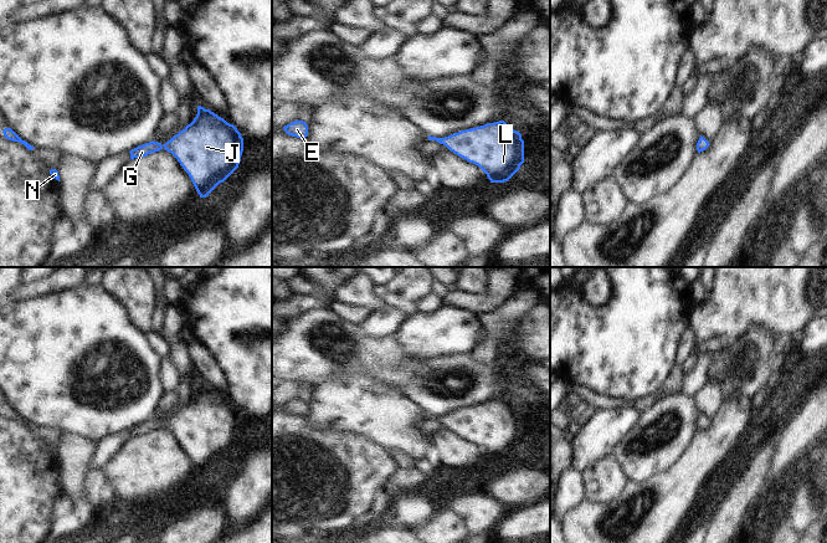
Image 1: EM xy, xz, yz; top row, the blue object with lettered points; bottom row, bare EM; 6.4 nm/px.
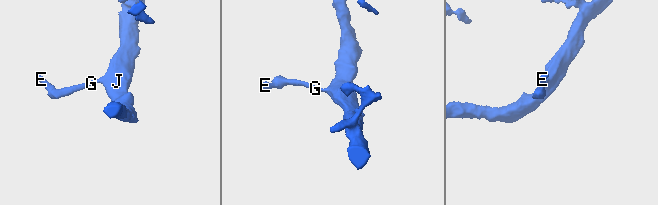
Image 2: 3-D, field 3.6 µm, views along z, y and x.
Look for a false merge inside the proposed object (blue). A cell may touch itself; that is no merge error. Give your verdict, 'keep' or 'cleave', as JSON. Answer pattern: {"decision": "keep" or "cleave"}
{"decision": "keep"}

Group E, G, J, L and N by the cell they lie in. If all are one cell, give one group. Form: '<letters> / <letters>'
E G J L N

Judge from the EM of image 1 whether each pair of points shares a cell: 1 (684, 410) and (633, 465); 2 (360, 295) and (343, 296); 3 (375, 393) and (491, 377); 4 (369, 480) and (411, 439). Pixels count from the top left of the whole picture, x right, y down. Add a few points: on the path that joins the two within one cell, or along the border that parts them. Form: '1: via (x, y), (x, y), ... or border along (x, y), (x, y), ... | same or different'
1: via (682, 428), (679, 435), (668, 446), (651, 455) | same
2: via (357, 295), (347, 295) | same
3: border along (373, 382), (396, 383), (424, 408) | different
4: border along (359, 435), (365, 435), (385, 449) | different

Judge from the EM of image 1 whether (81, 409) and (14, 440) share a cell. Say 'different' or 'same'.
different

